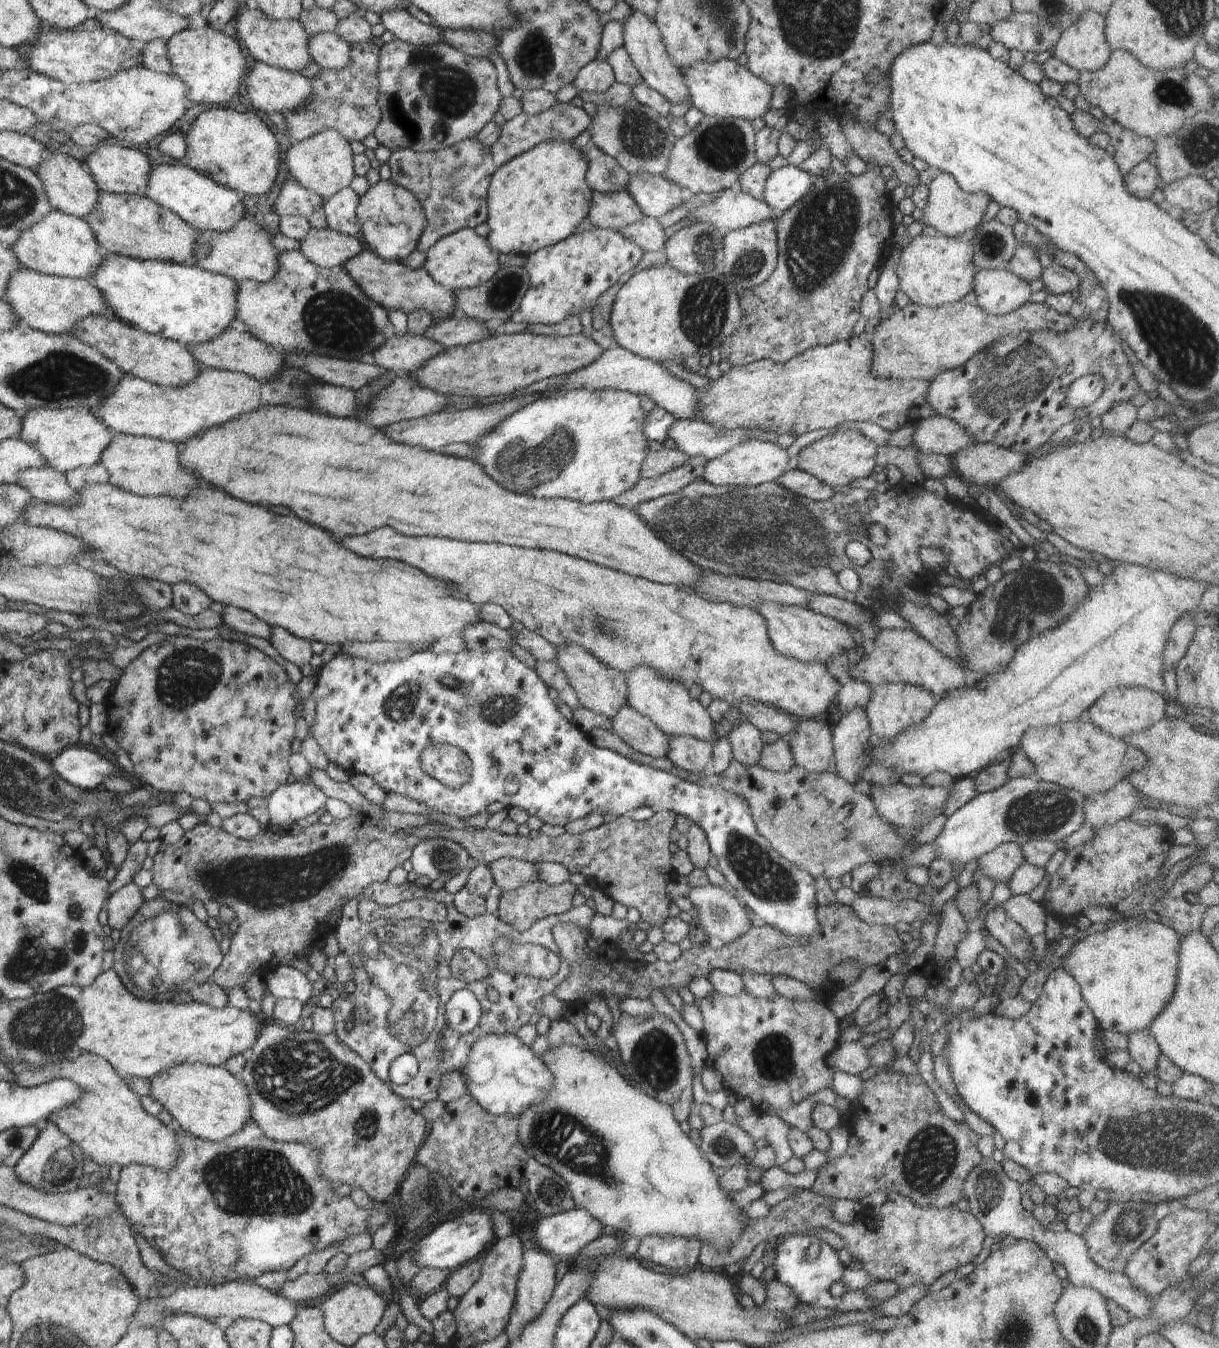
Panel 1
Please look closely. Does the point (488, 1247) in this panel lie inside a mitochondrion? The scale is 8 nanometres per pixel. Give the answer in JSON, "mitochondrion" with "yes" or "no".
{"mitochondrion":"no"}

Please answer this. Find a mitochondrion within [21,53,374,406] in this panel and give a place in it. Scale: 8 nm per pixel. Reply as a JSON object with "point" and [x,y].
{"point":[206,245]}

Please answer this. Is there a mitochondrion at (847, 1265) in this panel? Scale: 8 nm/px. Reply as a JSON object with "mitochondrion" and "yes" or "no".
{"mitochondrion":"no"}

